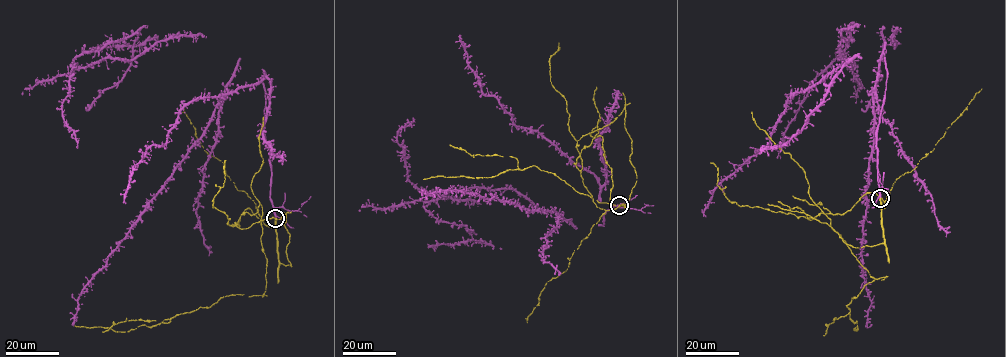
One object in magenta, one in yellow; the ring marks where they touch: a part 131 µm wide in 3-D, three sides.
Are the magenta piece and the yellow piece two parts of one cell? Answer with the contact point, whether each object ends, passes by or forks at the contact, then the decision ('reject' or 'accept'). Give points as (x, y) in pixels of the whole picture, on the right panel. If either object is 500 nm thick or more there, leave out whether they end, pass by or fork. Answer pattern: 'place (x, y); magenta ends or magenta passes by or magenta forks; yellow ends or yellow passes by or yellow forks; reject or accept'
place (880, 198); accept

